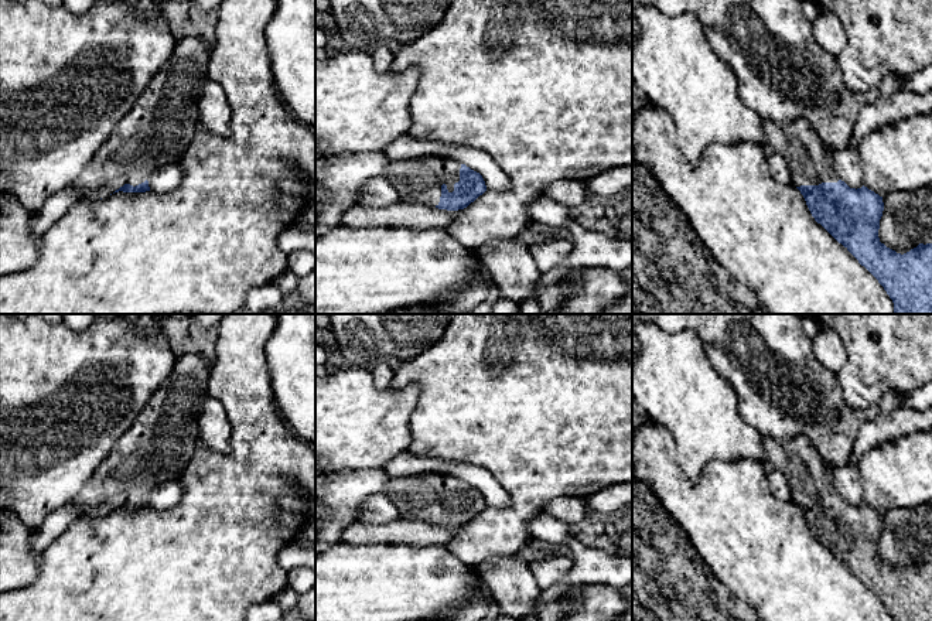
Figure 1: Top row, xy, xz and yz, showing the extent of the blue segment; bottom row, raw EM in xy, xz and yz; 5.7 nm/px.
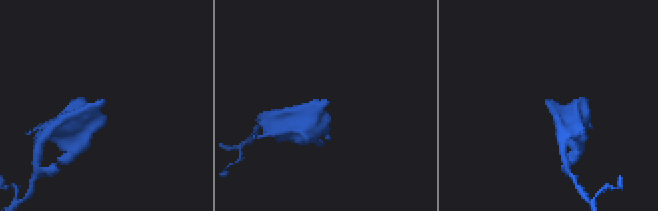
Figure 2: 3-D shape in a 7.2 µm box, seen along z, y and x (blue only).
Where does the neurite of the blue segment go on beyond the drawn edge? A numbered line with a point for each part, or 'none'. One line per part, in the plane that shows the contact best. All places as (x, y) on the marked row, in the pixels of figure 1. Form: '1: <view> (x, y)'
1: xz (419, 180)

